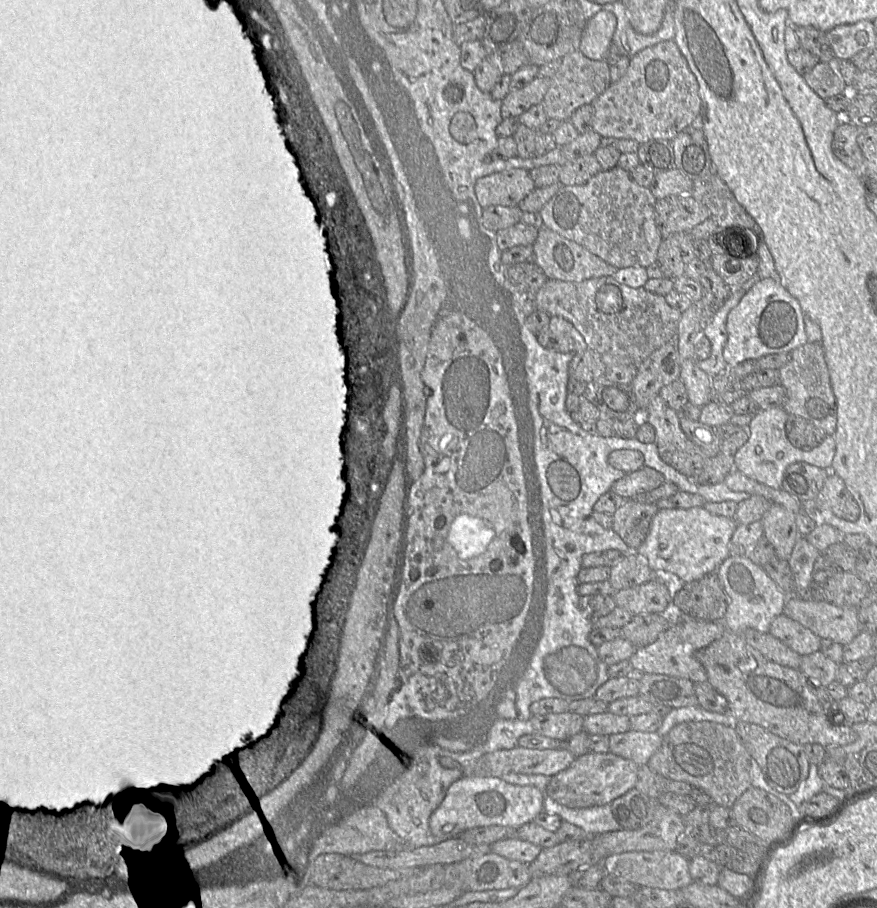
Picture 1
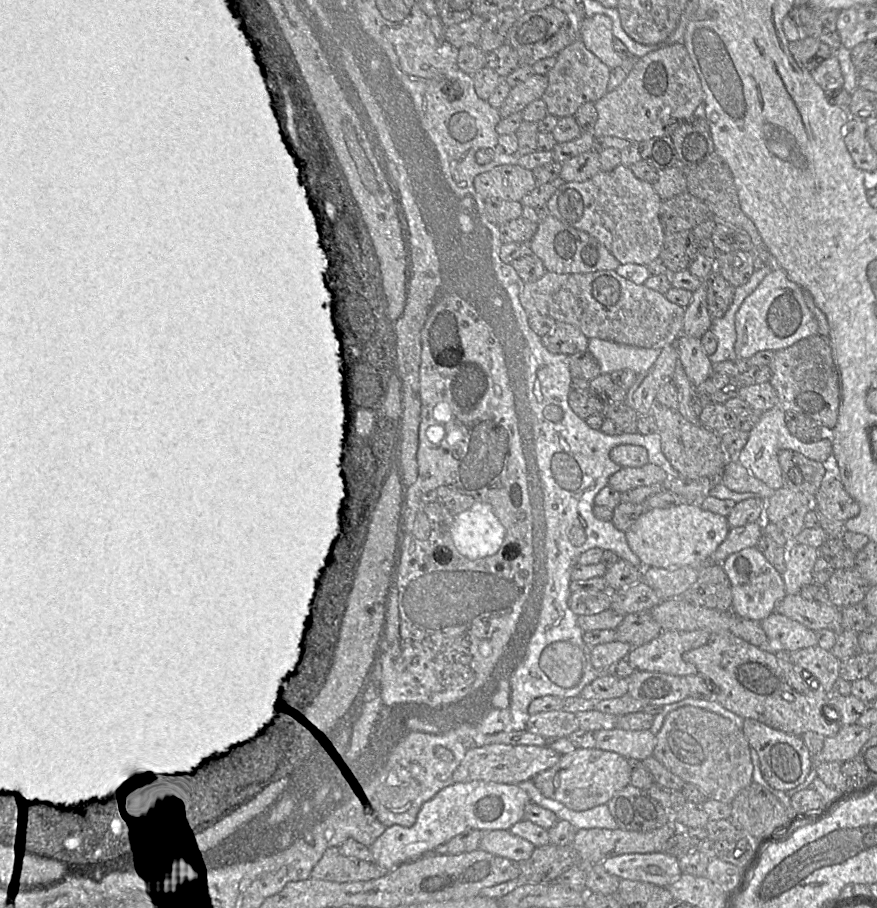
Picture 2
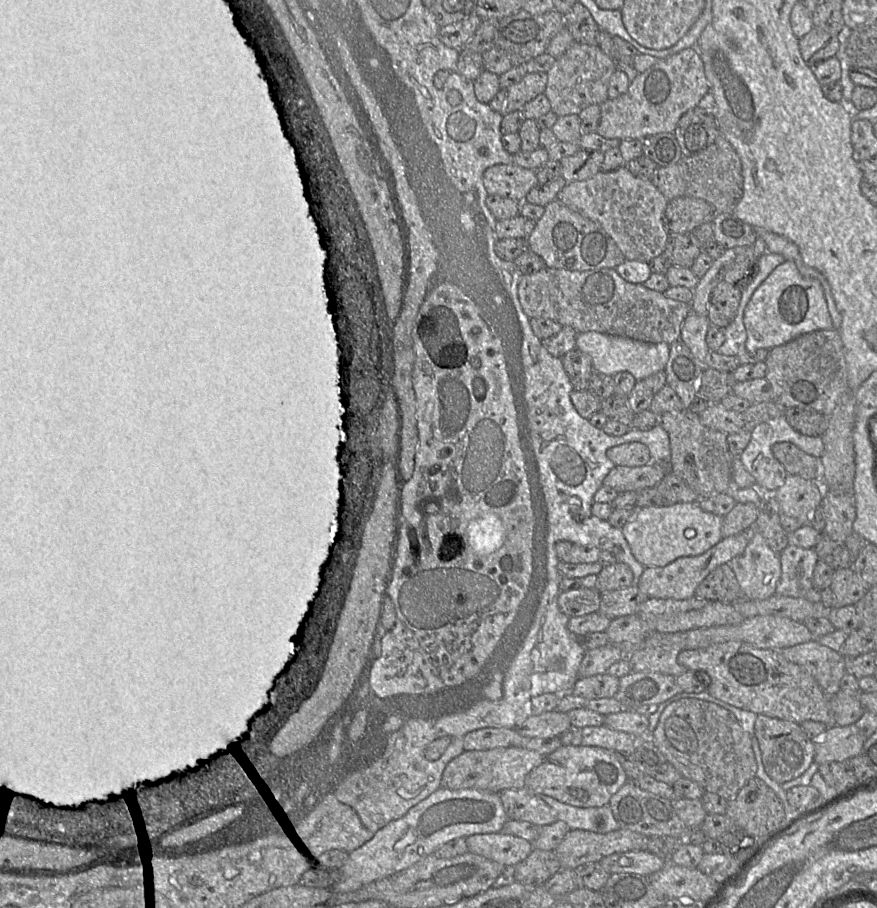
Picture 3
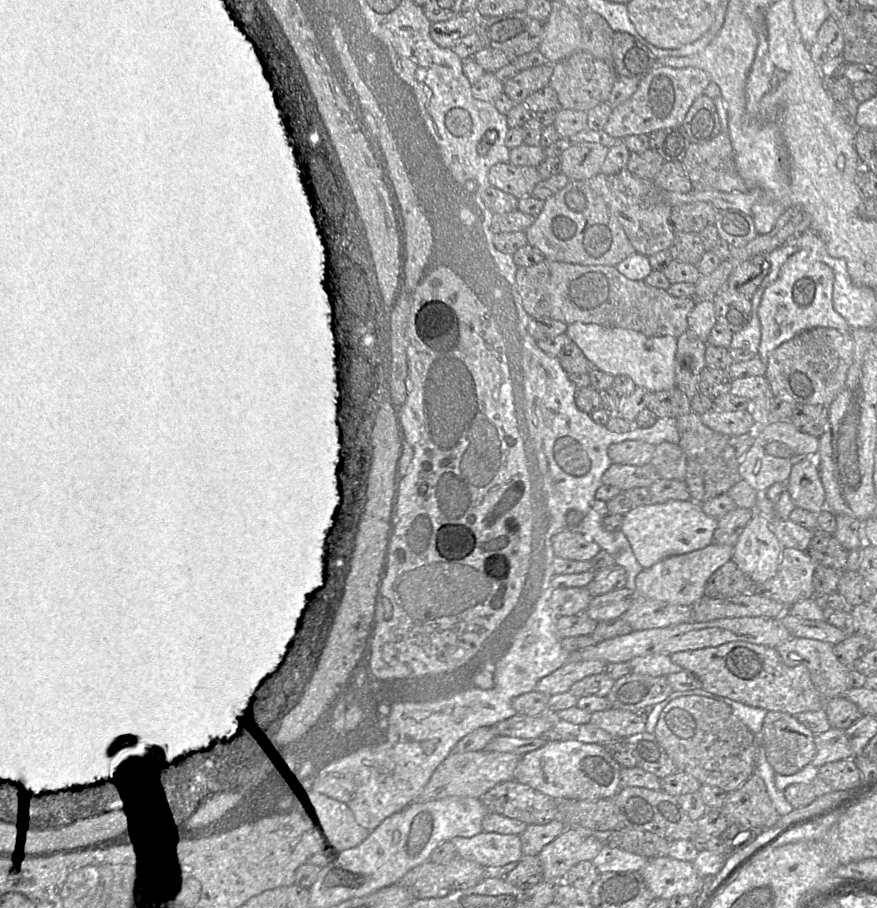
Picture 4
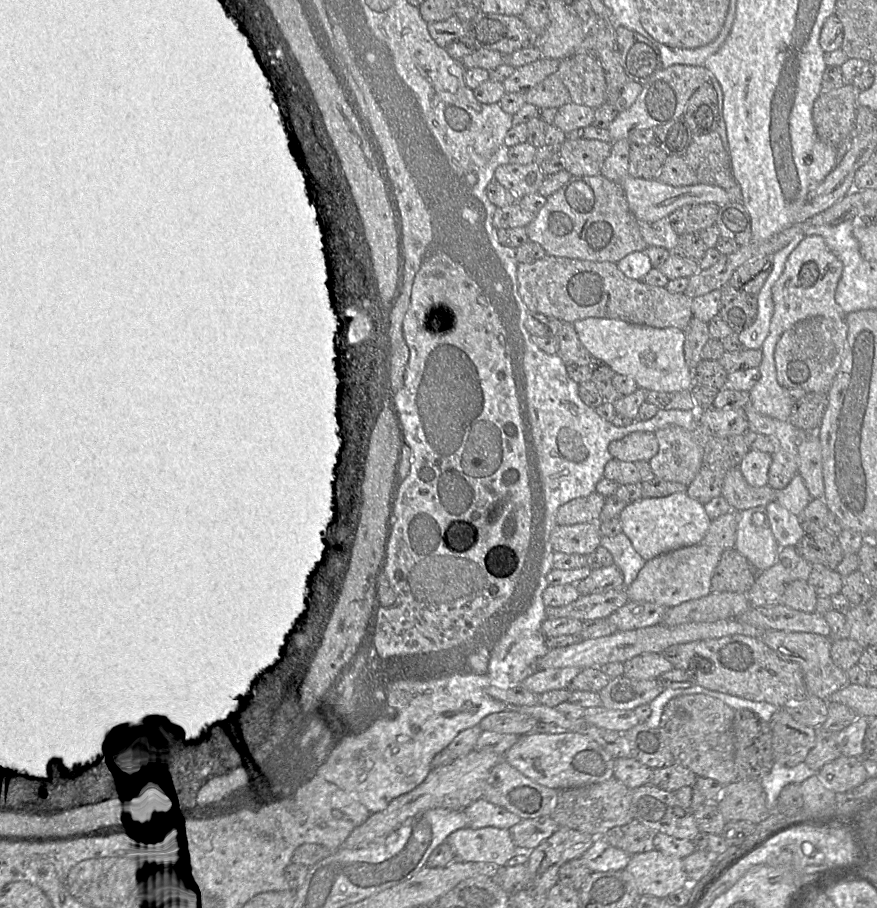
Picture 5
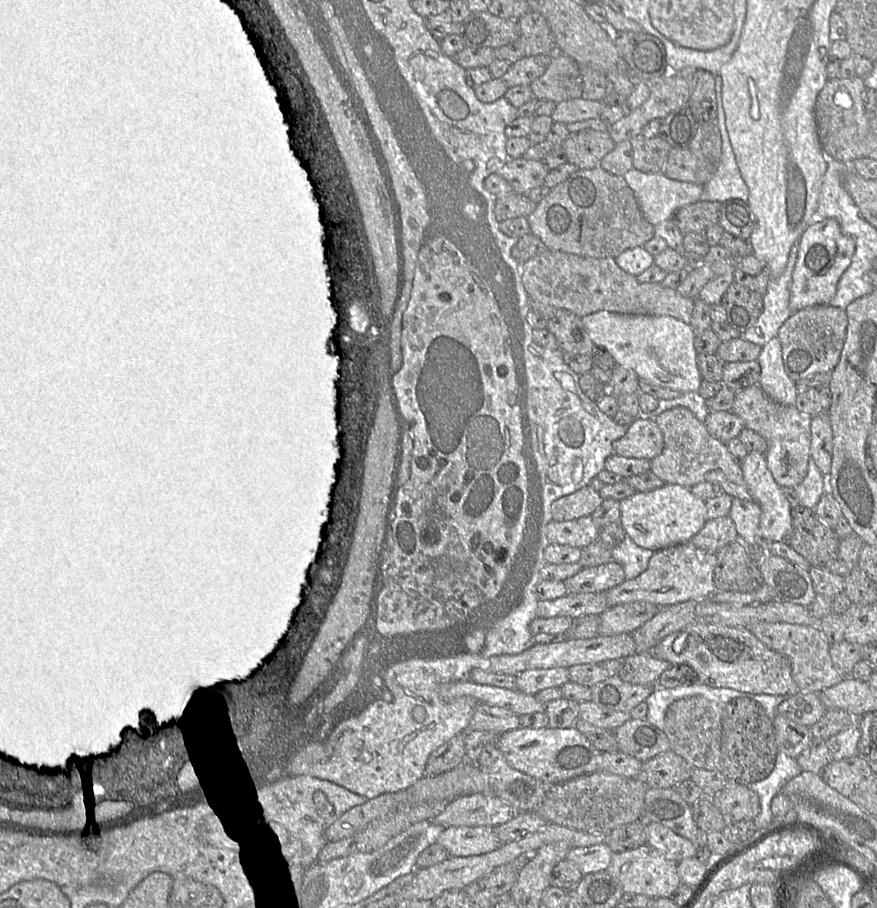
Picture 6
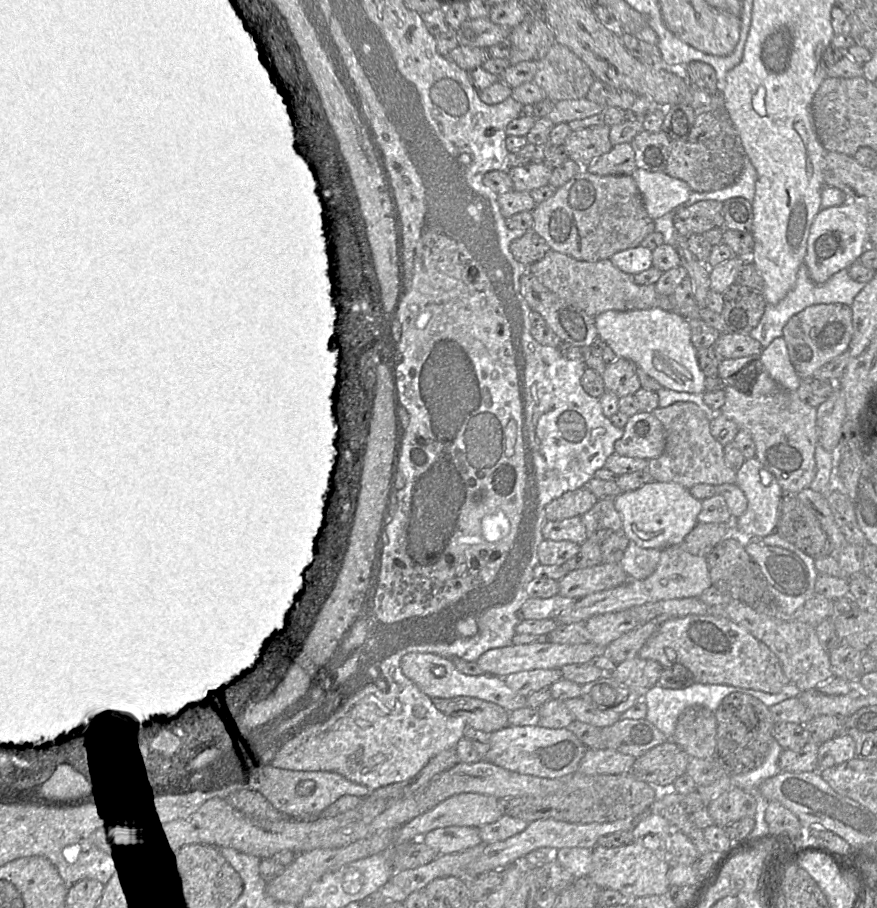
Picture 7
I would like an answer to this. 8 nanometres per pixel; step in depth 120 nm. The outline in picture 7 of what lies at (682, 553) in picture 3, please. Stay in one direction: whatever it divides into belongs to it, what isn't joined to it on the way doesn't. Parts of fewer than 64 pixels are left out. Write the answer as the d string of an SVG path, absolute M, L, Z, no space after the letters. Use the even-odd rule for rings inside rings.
M652 481L632 491L622 492L614 499L614 506L622 518L622 531L629 541L634 541L641 548L662 550L678 546L698 523L698 514L702 501L694 498L689 489L675 482Z

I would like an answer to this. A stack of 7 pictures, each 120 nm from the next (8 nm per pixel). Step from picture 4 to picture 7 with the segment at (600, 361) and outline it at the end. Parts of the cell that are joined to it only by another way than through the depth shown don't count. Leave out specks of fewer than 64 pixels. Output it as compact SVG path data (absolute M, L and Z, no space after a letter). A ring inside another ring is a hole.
M661 308L616 311L597 315L595 325L602 339L617 355L631 361L664 388L677 392L703 394L706 376L699 367L697 349L691 342L689 320L678 312Z

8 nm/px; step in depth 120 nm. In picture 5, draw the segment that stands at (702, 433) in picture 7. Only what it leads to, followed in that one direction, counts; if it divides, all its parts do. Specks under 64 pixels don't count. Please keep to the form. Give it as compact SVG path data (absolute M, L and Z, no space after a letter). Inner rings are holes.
M670 425L657 430L655 435L659 450L649 461L654 476L688 486L698 474L703 458L703 450L696 442L692 432L681 426ZM738 467L726 474L722 486L722 496L736 512L761 506L766 508L775 501L775 493L776 490L768 485L753 487L748 484Z

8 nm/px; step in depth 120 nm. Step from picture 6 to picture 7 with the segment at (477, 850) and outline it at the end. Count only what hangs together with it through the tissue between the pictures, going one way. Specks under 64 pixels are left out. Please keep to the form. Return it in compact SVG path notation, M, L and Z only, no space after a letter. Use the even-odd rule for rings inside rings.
M464 826L435 829L421 839L426 845L432 848L437 855L464 851L482 843L479 827Z

